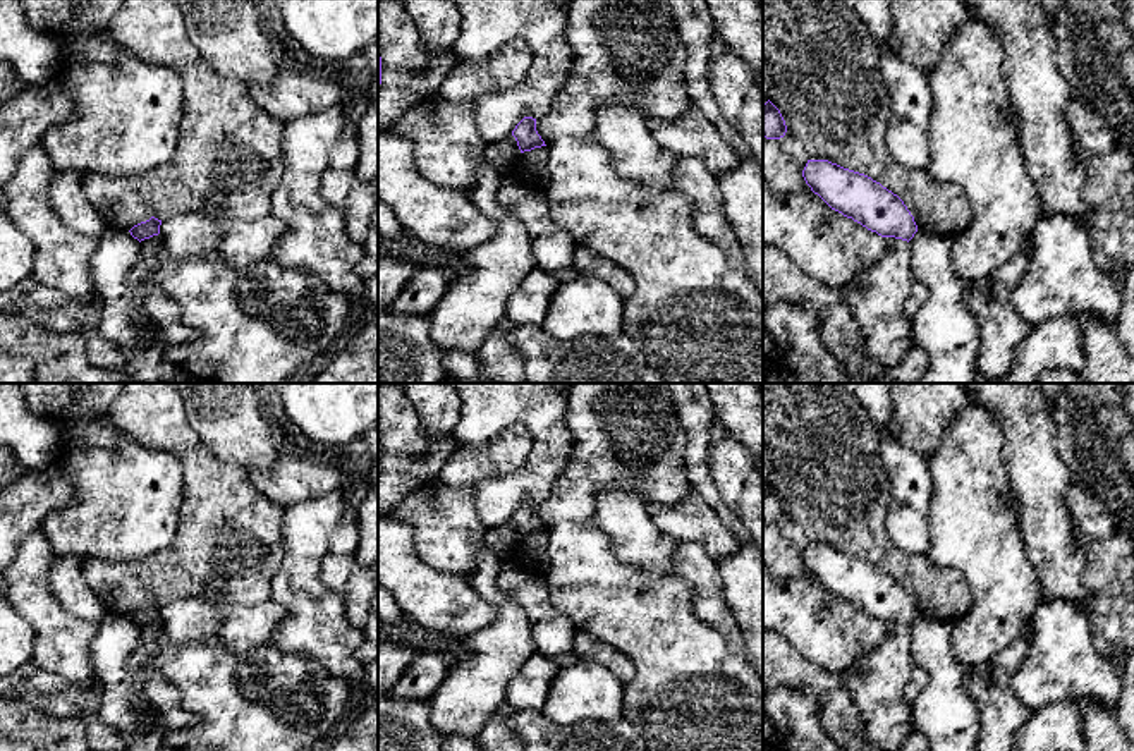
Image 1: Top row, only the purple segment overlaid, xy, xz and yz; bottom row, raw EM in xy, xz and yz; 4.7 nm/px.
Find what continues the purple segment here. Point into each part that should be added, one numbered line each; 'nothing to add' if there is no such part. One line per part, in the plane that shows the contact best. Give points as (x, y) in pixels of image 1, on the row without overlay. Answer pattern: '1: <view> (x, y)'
nothing to add

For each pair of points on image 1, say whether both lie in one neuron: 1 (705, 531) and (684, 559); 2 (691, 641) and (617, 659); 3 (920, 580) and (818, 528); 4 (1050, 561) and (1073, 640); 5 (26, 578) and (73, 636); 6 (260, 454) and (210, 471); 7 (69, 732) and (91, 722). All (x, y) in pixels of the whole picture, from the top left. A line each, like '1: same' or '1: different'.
1: different
2: different
3: same
4: different
5: same
6: different
7: different

